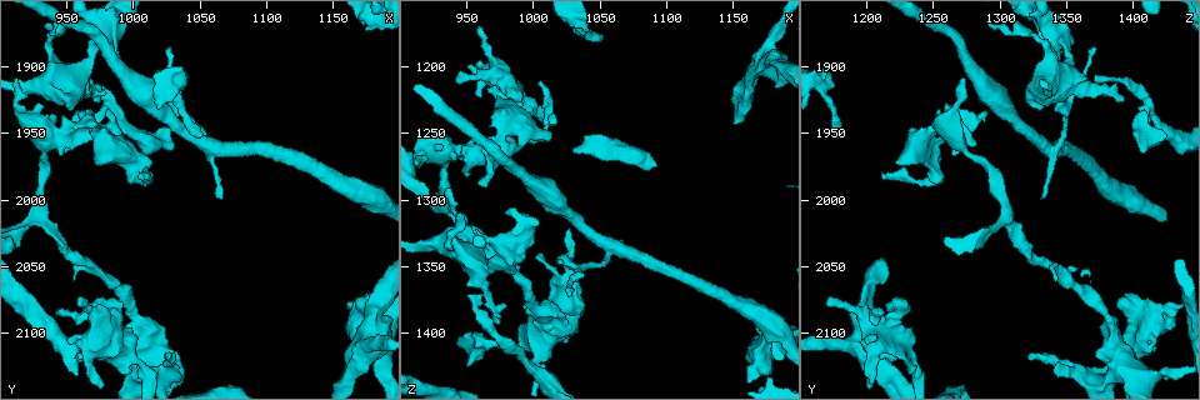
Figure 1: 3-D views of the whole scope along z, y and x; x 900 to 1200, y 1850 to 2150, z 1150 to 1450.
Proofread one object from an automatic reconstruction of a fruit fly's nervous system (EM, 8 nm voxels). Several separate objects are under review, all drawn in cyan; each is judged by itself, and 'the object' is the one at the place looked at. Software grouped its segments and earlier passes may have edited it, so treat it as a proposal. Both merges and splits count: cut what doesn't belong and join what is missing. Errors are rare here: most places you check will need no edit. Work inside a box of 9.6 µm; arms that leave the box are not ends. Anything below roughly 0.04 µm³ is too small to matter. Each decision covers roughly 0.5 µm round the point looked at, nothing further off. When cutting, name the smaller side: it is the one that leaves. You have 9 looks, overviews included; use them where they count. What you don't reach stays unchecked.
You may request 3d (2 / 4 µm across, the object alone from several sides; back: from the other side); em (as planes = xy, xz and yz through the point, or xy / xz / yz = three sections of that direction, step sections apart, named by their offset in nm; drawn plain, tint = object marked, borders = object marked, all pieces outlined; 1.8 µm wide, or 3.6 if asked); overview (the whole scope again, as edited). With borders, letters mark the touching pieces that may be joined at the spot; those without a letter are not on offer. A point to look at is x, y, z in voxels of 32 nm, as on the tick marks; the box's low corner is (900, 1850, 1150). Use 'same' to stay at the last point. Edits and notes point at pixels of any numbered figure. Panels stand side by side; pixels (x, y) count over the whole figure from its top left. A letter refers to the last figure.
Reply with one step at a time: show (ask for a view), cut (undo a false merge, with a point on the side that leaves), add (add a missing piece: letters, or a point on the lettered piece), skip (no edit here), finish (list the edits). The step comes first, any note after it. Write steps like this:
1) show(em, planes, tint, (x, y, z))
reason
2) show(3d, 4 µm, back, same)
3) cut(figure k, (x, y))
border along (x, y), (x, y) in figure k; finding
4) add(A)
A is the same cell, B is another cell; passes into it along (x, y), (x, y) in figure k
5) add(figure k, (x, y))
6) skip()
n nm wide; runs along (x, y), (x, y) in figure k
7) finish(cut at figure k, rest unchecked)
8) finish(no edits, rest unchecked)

show(em, planes, tint, (980, 1926, 1408))
two arms in line, one across

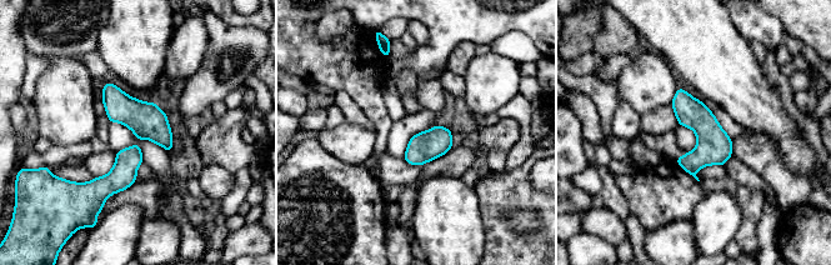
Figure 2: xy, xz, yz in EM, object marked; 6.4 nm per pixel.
show(em, planes, borders, same)

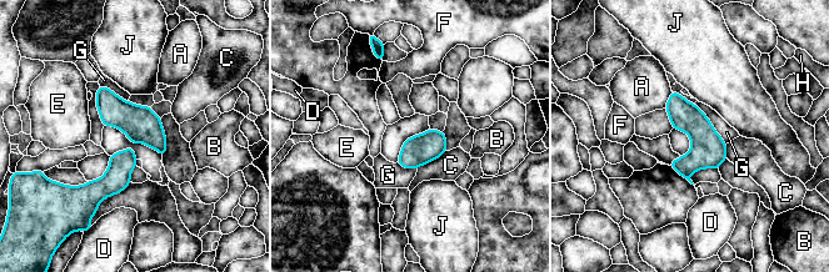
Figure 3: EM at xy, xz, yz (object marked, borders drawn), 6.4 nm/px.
skip()
G touches over 320 nm; A, B, C, D, E, F, G, H and J are other cells; runs along (101, 89), (133, 144), (91, 201) in figure 3; all the same cell

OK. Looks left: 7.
show(em, planes, borders, (996, 2128, 1234))
an open end

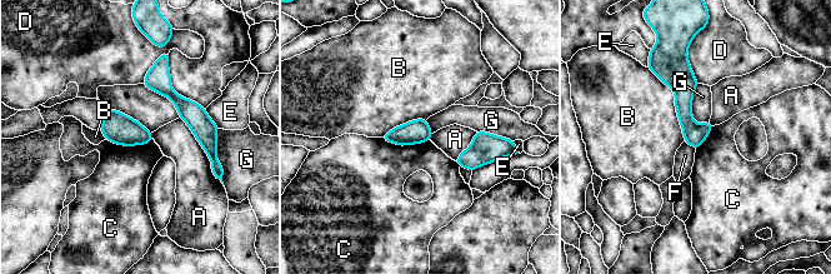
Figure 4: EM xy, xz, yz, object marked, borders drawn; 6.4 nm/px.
skip()
A, B, C, D, E, F and G are other cells; runs along (681, 63), (684, 113), (695, 144) in figure 4; none of them fits

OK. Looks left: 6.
show(em, 3.6 µm, planes, plain, (958, 2078, 1170))
branch stops here

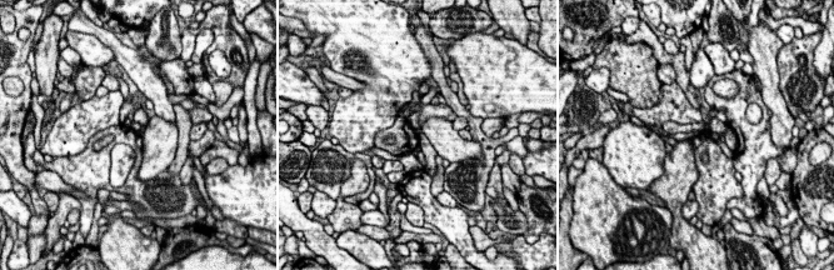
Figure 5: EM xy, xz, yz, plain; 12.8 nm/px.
show(em, 3.6 µm, planes, borders, same)

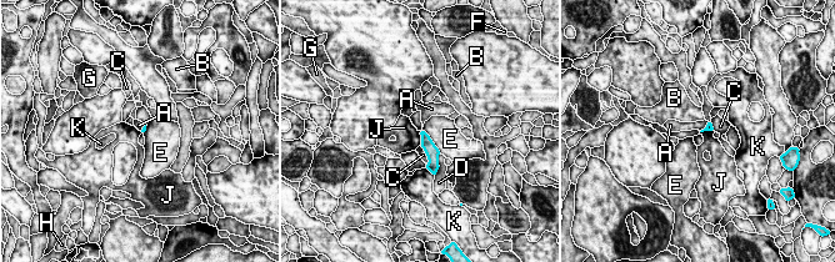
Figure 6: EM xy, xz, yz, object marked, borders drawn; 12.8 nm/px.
skip()
A, B, C, D, E, F, G, H, J and K are other cells; border along (708, 121), (700, 131) in figure 6; no lettered piece goes on from it

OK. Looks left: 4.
show(3d, 2 µm, (1050, 1952, 1182))
free end

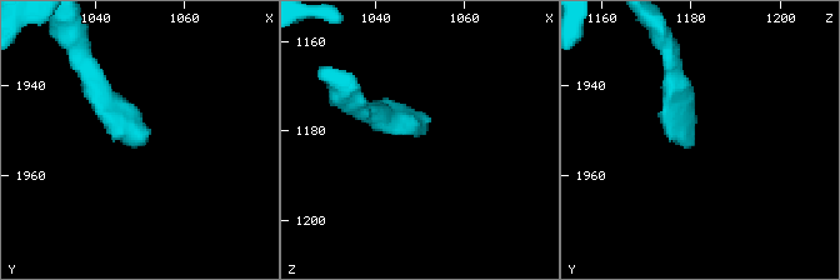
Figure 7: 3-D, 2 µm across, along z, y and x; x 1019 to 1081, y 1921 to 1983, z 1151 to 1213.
show(em, planes, borders, (1049, 1953, 1180))

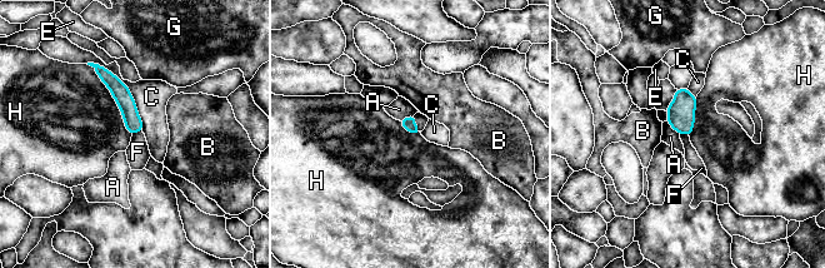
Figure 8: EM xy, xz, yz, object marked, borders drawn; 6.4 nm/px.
skip()
A, B, C, E, F, G and H are other cells; runs along (98, 68), (118, 88), (138, 128) in figure 8; no lettered piece goes on from it

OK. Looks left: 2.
finish(no edits, rest unchecked)

